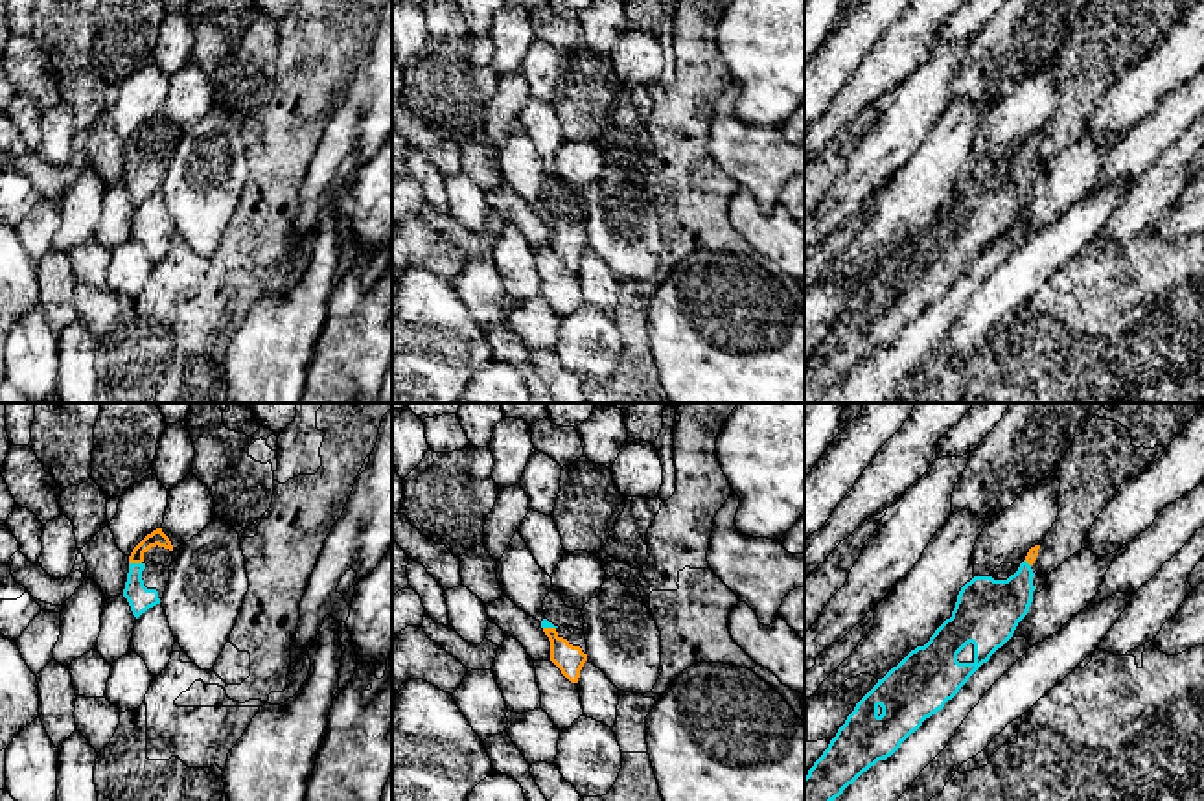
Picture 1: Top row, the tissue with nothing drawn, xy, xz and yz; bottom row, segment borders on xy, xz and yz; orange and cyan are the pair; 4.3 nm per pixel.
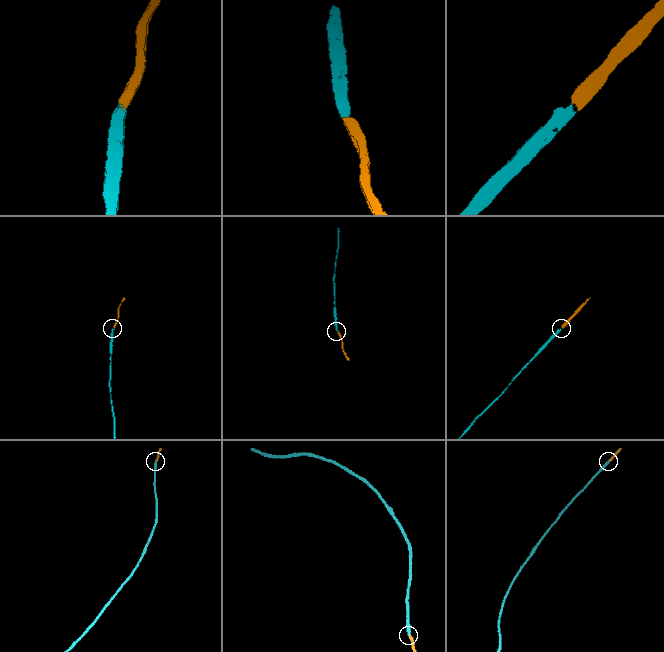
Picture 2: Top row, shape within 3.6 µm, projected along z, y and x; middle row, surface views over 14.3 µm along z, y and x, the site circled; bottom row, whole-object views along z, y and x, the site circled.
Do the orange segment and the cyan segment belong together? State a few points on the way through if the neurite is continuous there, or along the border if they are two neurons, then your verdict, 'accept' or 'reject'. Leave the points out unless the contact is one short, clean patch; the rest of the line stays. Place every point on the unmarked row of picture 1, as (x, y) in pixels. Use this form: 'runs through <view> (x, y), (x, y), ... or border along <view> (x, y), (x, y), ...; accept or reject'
runs through xy (157, 124), (137, 140), (135, 150), (135, 179), (140, 186); accept

